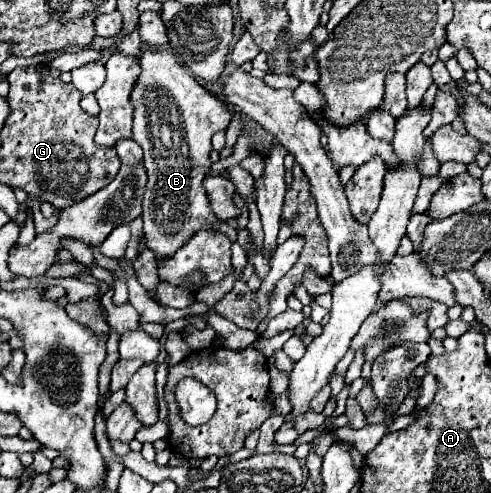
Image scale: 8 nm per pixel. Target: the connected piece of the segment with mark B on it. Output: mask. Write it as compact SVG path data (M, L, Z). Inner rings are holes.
M144 52L142 60L142 74L138 84L132 92L134 104L134 140L144 150L144 166L148 172L146 194L142 200L142 220L144 220L144 234L146 246L156 254L156 260L172 258L184 244L192 240L192 236L200 230L218 230L218 218L214 216L210 202L206 198L206 190L202 180L208 178L210 172L210 152L212 152L212 134L226 130L232 112L224 102L212 96L206 88L202 88L186 68L182 68L172 52Z

